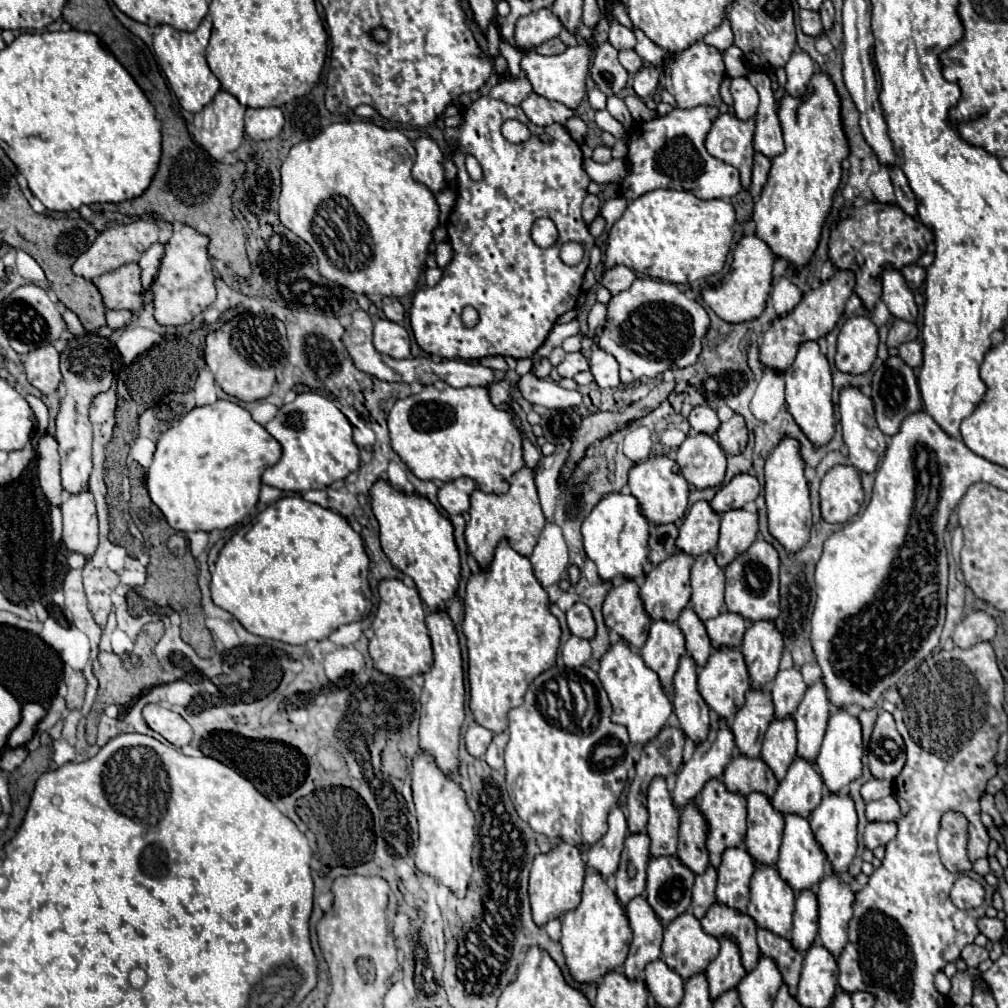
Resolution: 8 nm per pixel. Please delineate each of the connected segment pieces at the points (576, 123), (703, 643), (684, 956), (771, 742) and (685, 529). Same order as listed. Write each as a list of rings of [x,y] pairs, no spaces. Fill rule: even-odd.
[[[572,117],[572,119],[568,119],[568,123],[564,125],[566,129],[568,129],[568,133],[580,143],[582,139],[584,139],[584,135],[586,135],[586,131],[584,131],[584,121],[580,119],[580,117]]]
[[[686,607],[682,611],[682,615],[676,623],[686,637],[688,655],[694,659],[694,663],[698,667],[702,667],[708,661],[708,655],[710,655],[710,649],[712,649],[710,639],[708,639],[706,629],[704,629],[704,623],[698,619],[698,615],[690,607]]]
[[[682,913],[664,929],[662,961],[682,979],[704,973],[718,955],[718,939],[702,931],[692,913]]]
[[[774,719],[766,731],[762,743],[764,763],[772,767],[776,779],[784,779],[784,771],[788,771],[788,763],[796,759],[796,725],[794,719]]]
[[[698,501],[690,507],[680,527],[676,549],[692,557],[714,551],[718,543],[718,529],[720,529],[720,515],[712,511],[708,501]]]

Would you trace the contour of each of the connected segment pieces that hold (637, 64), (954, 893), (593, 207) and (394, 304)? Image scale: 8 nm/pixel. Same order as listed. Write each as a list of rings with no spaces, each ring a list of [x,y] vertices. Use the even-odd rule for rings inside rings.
[[[622,49],[620,53],[618,53],[618,59],[620,59],[620,63],[622,63],[622,67],[630,73],[630,75],[634,75],[640,67],[642,67],[642,59],[640,59],[640,55],[636,53],[636,51],[632,51],[632,49]]]
[[[962,875],[954,883],[954,887],[950,891],[950,899],[958,909],[974,909],[974,907],[982,905],[984,889],[978,881],[970,879],[968,875]]]
[[[586,195],[584,203],[582,203],[582,217],[584,217],[584,221],[590,225],[596,219],[598,213],[600,213],[600,201],[598,201],[598,197],[596,195]]]
[[[388,299],[384,303],[382,311],[384,311],[384,317],[390,319],[390,321],[394,321],[394,323],[402,323],[402,319],[404,319],[404,307],[400,305],[398,299]]]

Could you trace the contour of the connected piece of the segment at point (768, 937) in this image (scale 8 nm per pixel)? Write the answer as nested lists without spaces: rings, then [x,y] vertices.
[[[758,929],[758,947],[760,955],[770,957],[778,971],[784,977],[784,983],[788,985],[788,991],[792,997],[796,997],[796,987],[802,971],[802,953],[798,953],[788,939],[782,939],[766,929]]]

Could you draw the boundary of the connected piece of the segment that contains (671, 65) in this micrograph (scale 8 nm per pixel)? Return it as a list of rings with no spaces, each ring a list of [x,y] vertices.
[[[698,41],[678,55],[668,55],[668,59],[660,65],[660,69],[662,69],[660,85],[666,91],[674,93],[678,107],[682,107],[682,109],[692,109],[692,107],[698,107],[698,105],[718,107],[722,103],[718,87],[724,79],[726,67],[724,67],[724,61],[722,61],[722,53],[718,49]]]

